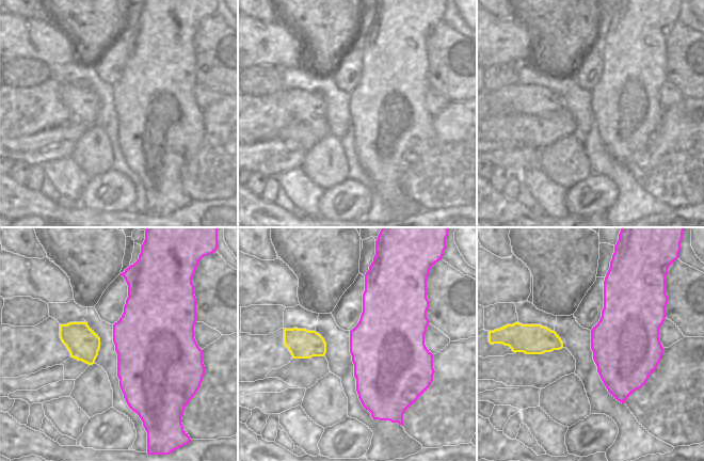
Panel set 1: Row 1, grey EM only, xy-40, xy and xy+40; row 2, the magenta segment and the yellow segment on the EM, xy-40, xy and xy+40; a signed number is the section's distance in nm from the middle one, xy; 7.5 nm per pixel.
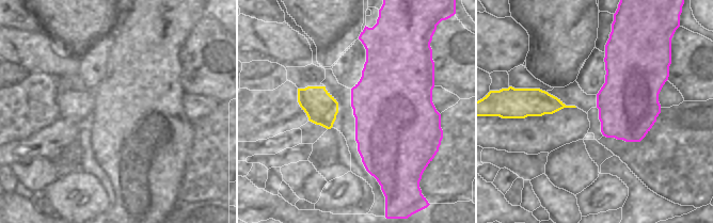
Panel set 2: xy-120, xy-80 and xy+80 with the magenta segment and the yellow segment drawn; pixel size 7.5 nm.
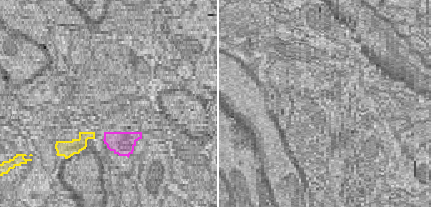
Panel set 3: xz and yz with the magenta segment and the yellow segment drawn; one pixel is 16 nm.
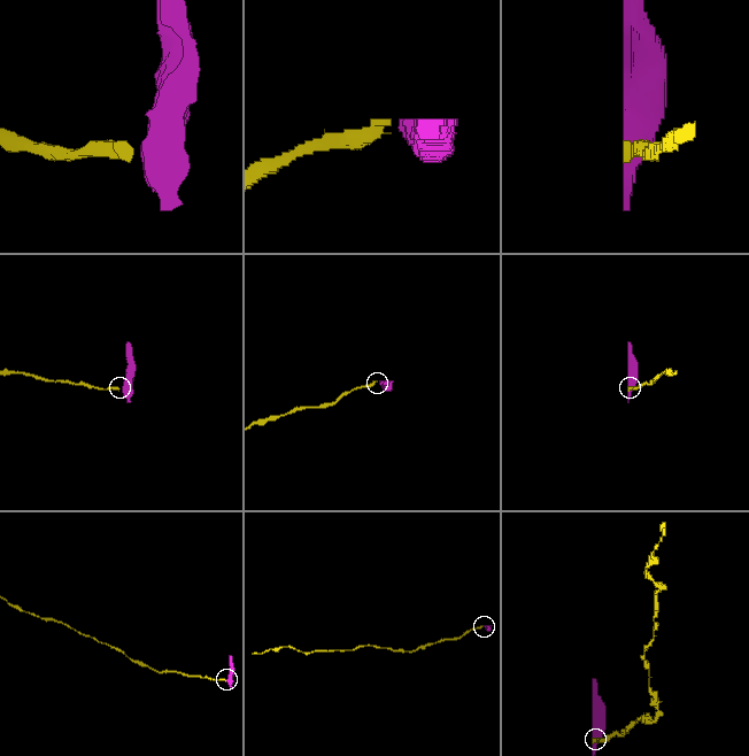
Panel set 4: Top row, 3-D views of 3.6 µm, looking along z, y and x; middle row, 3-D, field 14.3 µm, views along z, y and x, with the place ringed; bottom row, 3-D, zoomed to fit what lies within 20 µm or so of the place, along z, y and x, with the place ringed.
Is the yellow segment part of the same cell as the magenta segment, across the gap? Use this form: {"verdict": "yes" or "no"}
{"verdict": "no"}

